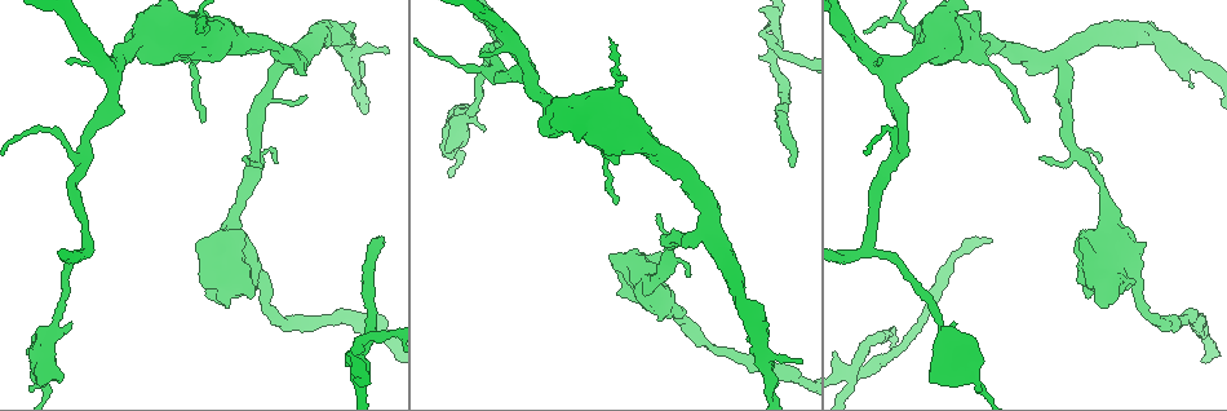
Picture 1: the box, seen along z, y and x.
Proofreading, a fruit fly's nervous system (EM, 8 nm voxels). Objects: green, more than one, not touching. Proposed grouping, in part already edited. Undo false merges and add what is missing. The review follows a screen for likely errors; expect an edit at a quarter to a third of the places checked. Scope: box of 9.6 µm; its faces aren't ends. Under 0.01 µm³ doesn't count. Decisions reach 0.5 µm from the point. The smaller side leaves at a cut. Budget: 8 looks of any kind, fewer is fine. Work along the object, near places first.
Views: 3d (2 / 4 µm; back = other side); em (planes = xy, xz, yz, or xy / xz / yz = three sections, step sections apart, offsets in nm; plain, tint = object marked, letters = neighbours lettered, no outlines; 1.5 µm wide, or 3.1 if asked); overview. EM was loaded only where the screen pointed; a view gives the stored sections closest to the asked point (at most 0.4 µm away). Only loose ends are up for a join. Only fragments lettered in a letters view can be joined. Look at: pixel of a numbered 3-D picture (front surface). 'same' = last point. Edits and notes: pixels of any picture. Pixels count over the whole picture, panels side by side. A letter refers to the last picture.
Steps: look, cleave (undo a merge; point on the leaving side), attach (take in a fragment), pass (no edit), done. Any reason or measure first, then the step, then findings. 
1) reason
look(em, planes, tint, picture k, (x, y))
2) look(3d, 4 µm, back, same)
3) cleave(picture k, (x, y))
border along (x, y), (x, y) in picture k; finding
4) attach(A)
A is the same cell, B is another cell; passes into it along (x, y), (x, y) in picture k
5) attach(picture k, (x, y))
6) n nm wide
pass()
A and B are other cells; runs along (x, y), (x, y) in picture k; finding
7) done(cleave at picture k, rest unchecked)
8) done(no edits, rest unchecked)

tapers out
look(3d, 2 µm, picture 1, (657, 213))

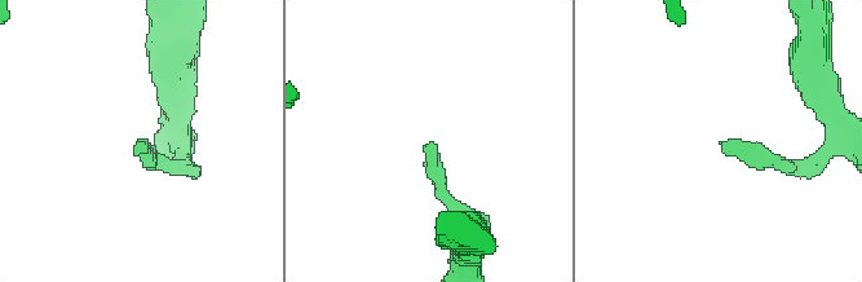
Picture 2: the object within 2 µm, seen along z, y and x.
look(em, planes, letters, picture 2, (138, 143))

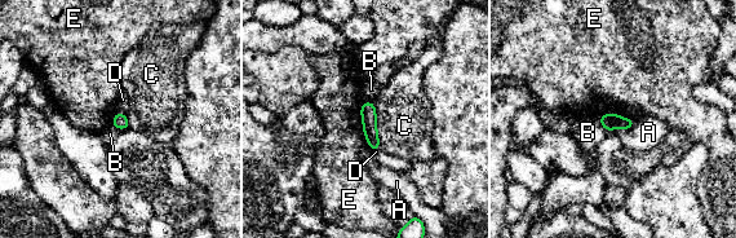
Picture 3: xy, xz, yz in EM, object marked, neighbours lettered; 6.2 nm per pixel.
90 nm wide
pass()
A, B, C, D and E are other cells; border along (363, 102), (360, 120), (368, 145) in picture 3; none of them fits

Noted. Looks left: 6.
an open end
look(em, planes, plain, picture 1, (387, 50))

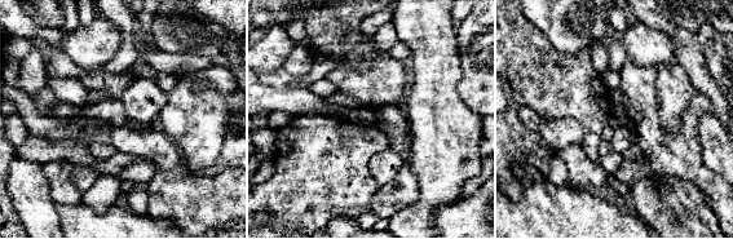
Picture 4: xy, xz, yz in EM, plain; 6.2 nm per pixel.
look(em, planes, letters, same)

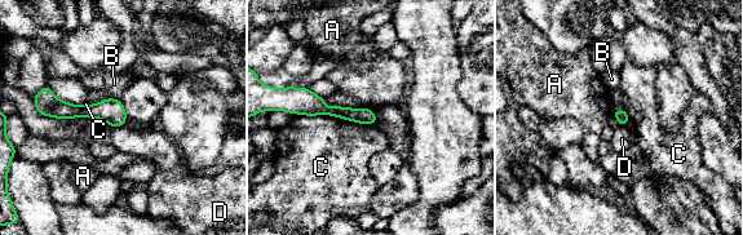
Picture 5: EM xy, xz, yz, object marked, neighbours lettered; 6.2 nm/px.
pass()
A, B, C and D are other cells; runs along (293, 109), (319, 107), (372, 120) in picture 5; no lettered fragment goes on from it

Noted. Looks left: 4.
look(em, xz, step 4, tint, picture 1, (851, 373))

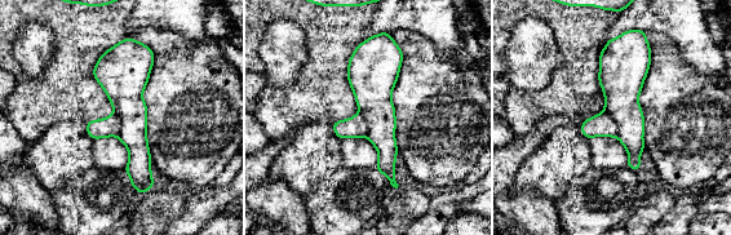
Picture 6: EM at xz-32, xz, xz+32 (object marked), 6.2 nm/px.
look(em, yz, step 8, letters, same)

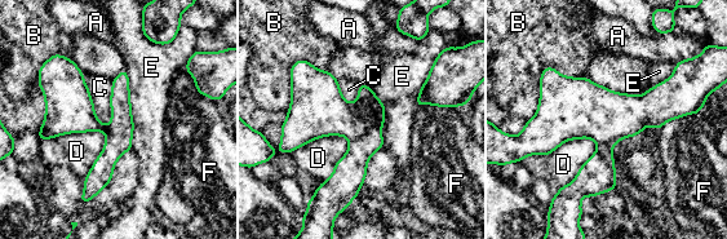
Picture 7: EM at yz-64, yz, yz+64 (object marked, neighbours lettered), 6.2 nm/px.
cleave(picture 7, (359, 153))
A, B, C, D, E and F are other cells; border along (358, 96), (368, 129), (350, 141) in picture 7; two cells meet here

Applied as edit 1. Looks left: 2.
done(cleave at picture 7, rest unchecked)

